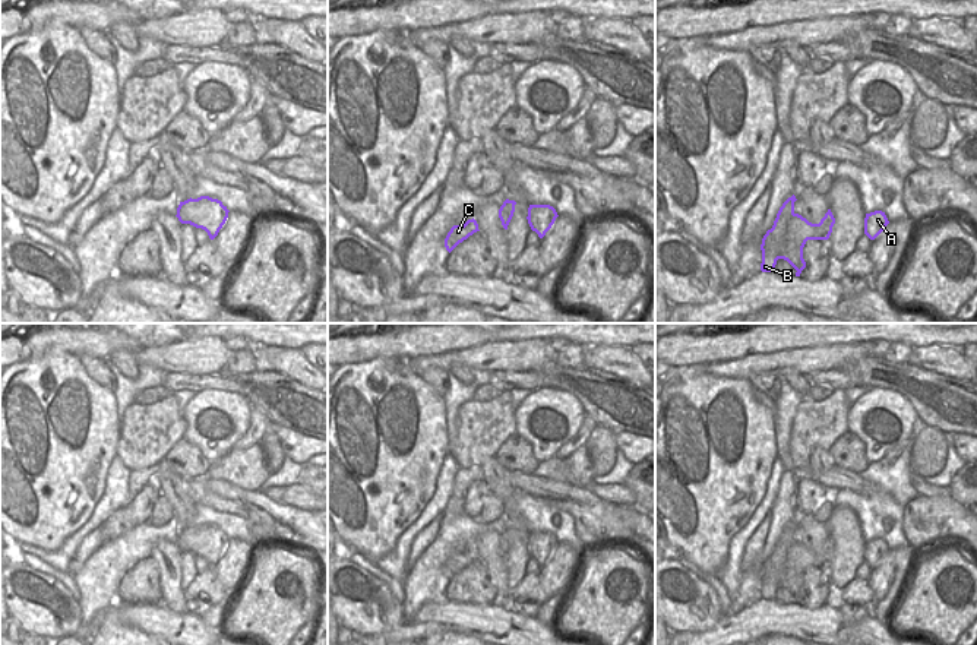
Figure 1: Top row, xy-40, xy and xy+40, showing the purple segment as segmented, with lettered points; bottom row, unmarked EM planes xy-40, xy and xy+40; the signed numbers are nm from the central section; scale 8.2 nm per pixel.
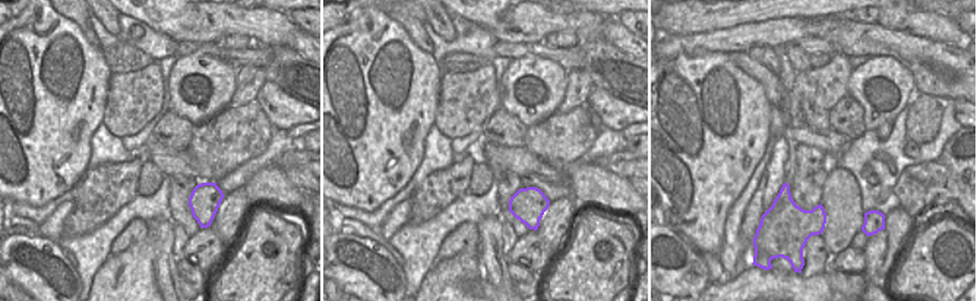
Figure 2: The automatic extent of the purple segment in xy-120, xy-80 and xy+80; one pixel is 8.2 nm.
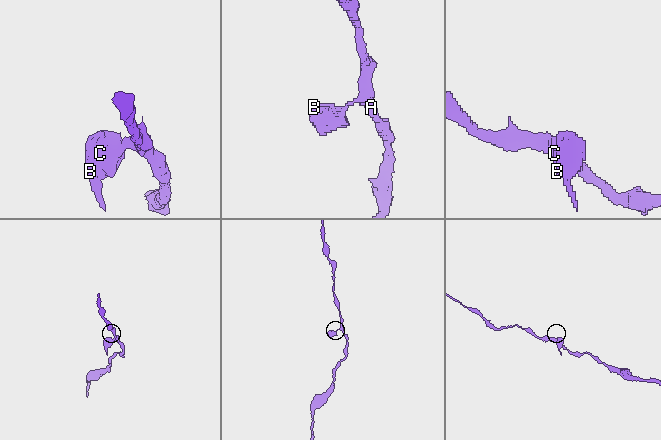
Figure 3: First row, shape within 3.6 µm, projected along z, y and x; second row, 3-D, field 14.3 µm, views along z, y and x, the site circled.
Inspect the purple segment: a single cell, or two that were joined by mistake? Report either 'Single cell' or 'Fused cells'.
Single cell.

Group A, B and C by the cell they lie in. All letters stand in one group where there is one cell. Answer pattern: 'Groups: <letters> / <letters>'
Groups: A B C.

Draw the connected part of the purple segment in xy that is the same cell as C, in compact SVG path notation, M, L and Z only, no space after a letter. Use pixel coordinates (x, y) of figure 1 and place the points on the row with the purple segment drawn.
M468 219L464 225L453 225L445 238L445 247L450 253L459 243L480 231L477 221Z

